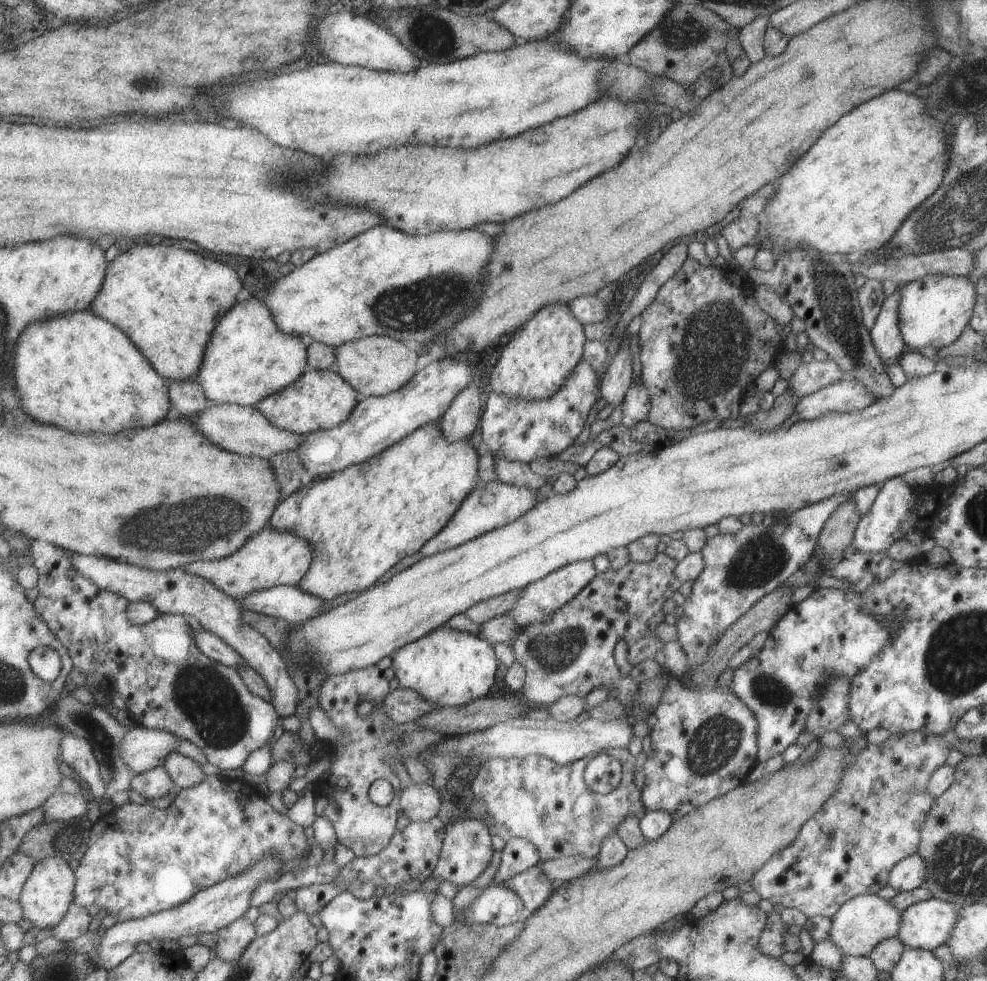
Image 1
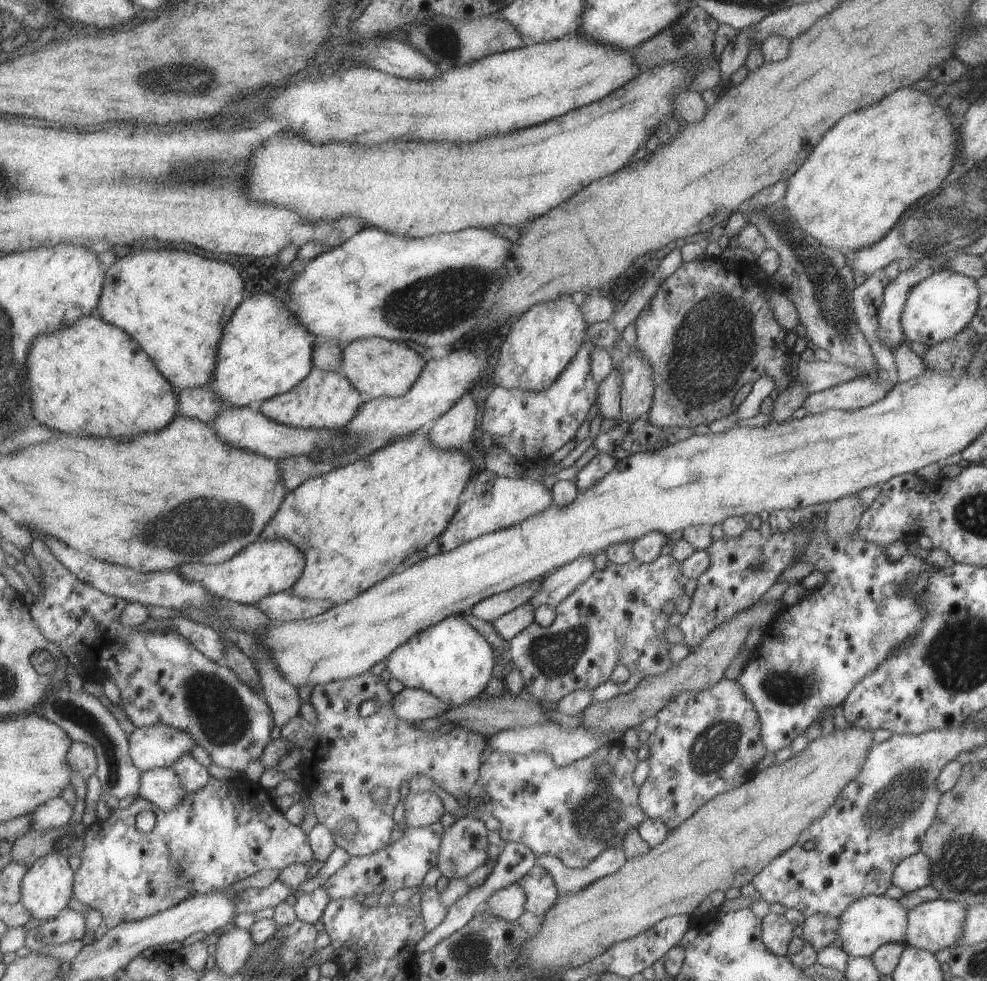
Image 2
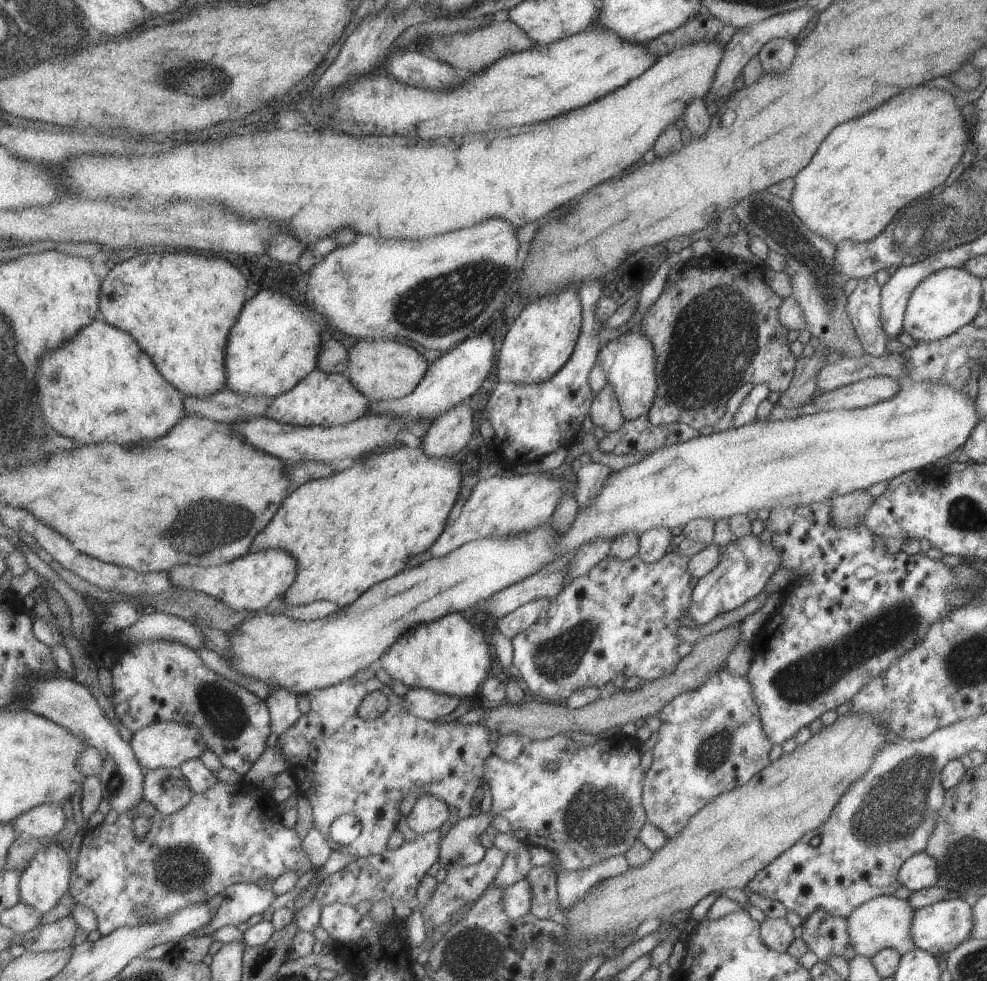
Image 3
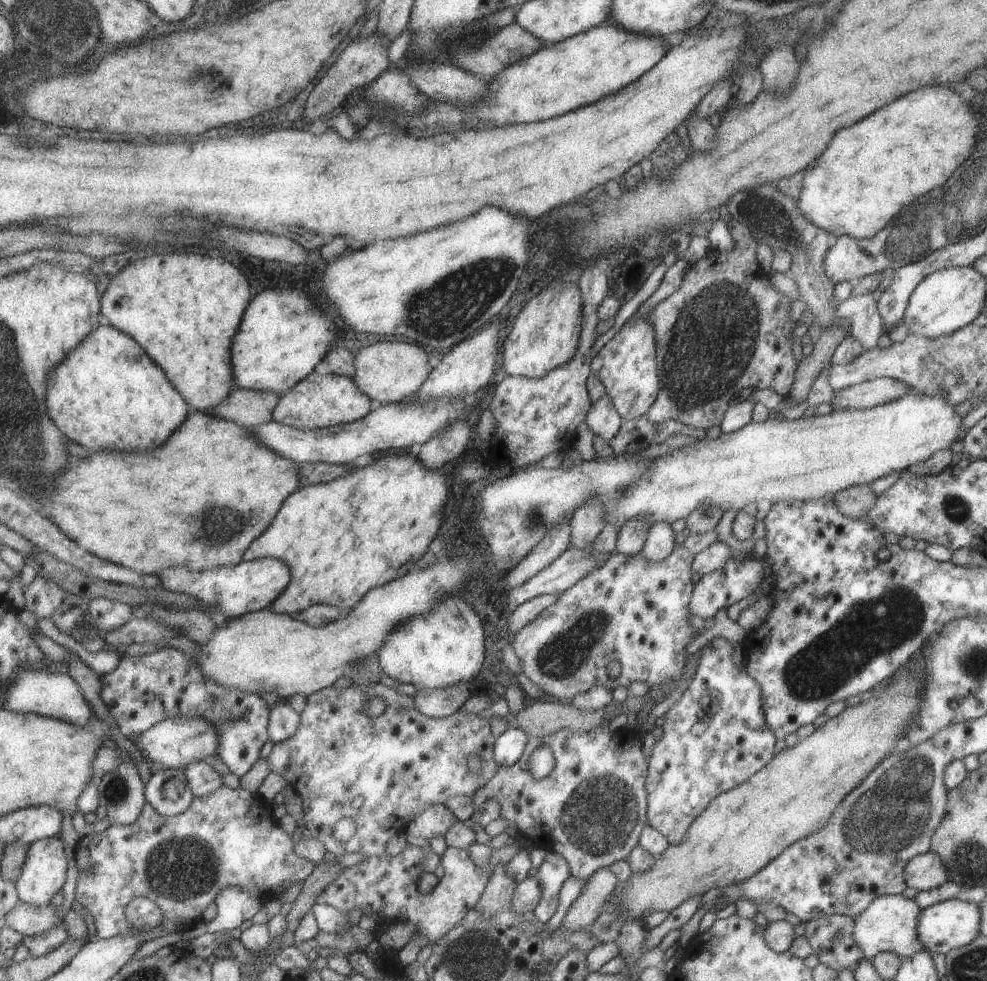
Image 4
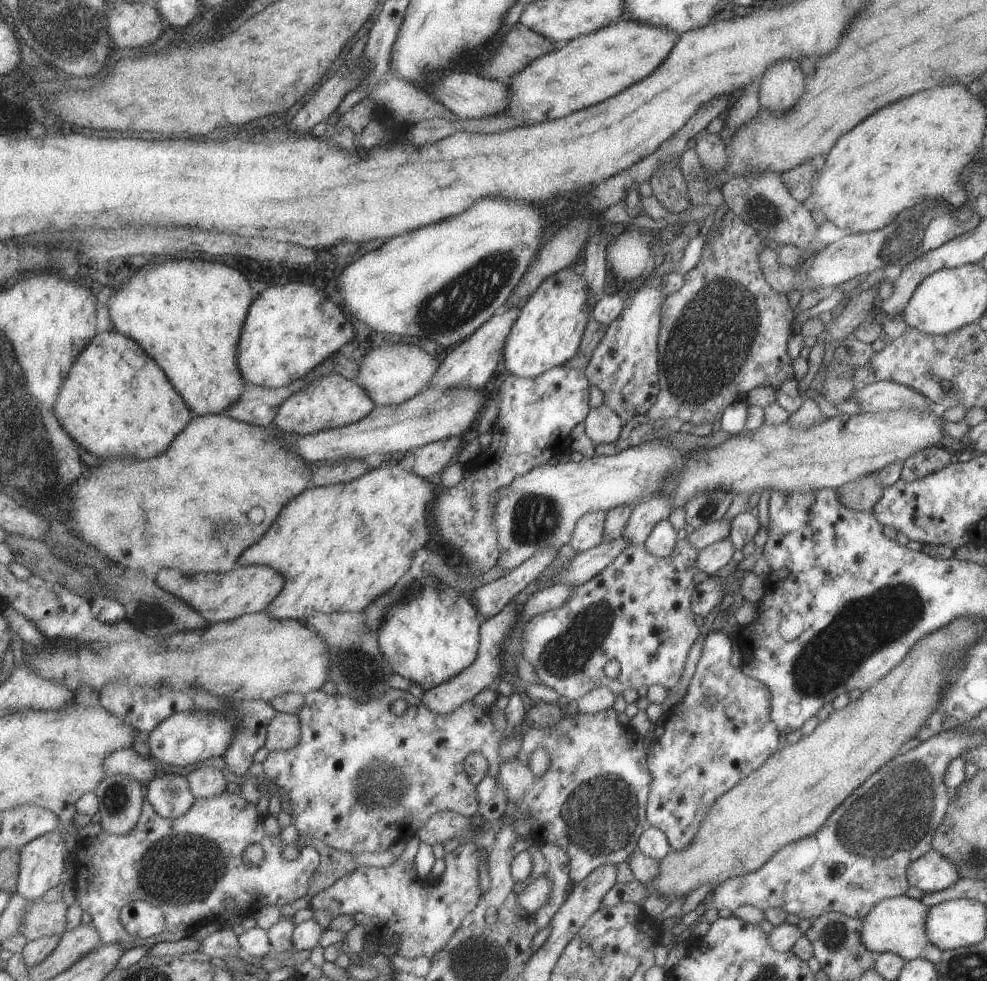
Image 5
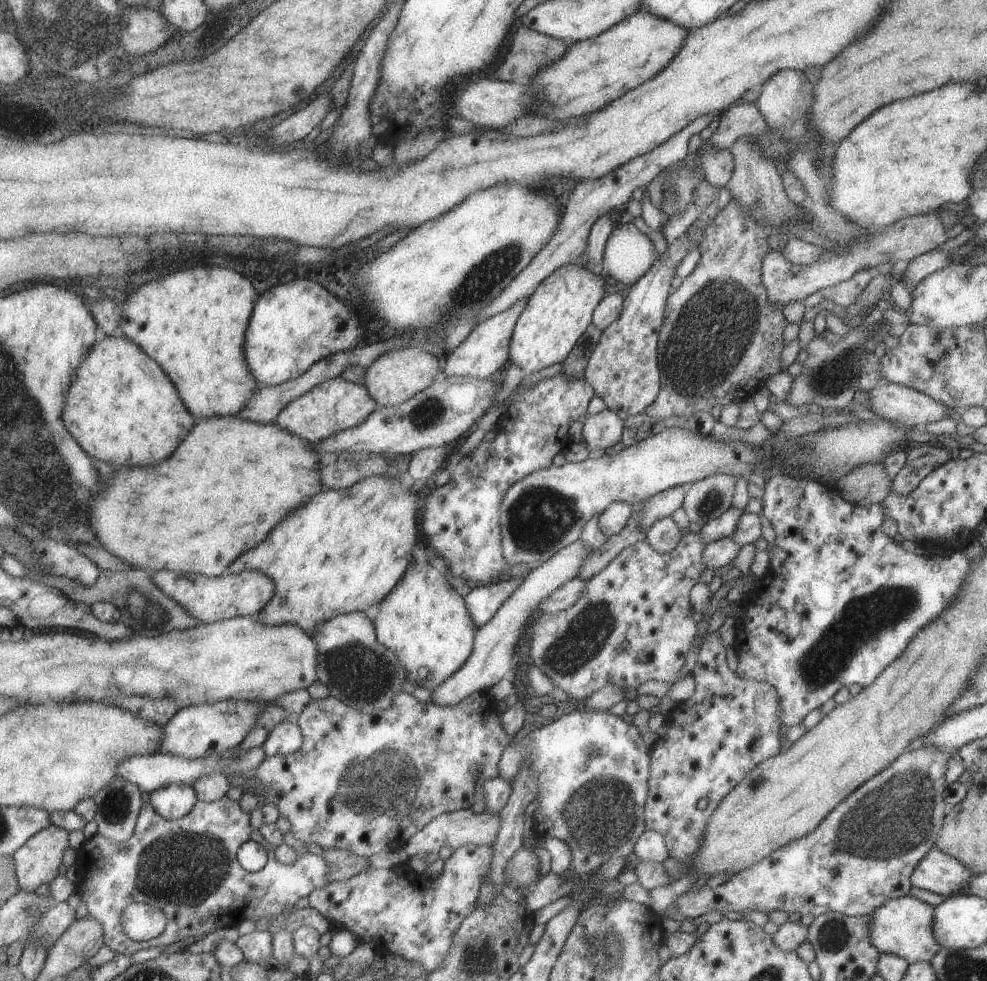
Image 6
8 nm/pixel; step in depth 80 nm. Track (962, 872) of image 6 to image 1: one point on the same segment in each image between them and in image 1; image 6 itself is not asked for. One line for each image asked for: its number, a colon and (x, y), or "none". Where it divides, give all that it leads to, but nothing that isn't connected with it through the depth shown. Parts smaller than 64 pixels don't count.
1: (909, 873)
2: (912, 873)
3: (920, 871)
4: (926, 871)
5: (932, 872)

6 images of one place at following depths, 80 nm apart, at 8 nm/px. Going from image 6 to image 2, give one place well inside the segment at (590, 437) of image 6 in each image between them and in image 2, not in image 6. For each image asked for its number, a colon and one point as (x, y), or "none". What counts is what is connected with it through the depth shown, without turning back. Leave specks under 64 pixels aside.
2: (607, 399)
3: (604, 413)
4: (602, 419)
5: (601, 425)

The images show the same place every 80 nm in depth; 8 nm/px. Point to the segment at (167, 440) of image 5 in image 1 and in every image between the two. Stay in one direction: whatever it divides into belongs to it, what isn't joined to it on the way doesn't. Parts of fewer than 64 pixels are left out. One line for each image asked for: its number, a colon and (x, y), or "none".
1: (80, 372)
2: (92, 378)
3: (102, 387)
4: (109, 393)

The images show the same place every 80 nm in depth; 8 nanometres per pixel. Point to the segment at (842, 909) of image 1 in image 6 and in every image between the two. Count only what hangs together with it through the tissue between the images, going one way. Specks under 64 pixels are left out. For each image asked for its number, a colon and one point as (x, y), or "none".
2: (867, 923)
3: (883, 922)
4: (889, 923)
5: (895, 925)
6: (902, 927)

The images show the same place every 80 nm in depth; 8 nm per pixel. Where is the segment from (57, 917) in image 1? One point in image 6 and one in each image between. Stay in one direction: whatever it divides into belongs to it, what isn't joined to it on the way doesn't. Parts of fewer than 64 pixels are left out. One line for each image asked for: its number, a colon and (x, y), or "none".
2: (49, 885)
3: (48, 876)
4: (45, 870)
5: (42, 861)
6: (39, 861)

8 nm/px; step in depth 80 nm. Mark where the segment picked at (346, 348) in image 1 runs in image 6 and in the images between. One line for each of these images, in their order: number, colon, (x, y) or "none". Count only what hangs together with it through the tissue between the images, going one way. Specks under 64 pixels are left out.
2: (378, 368)
3: (383, 369)
4: (389, 372)
5: (393, 373)
6: (394, 378)

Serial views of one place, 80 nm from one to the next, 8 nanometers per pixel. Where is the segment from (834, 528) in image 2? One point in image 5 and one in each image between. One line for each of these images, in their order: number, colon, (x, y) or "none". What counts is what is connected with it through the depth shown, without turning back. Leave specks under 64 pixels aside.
3: (849, 509)
4: (855, 501)
5: (860, 494)

